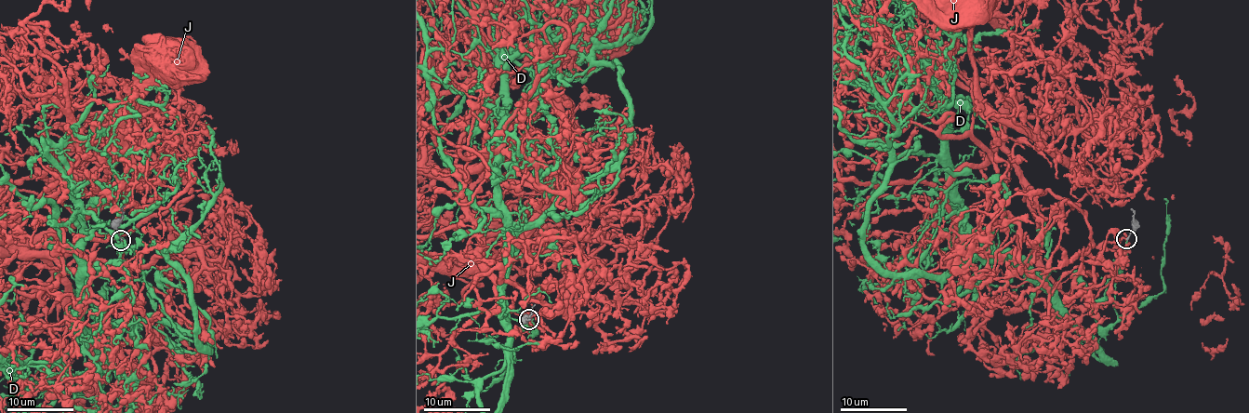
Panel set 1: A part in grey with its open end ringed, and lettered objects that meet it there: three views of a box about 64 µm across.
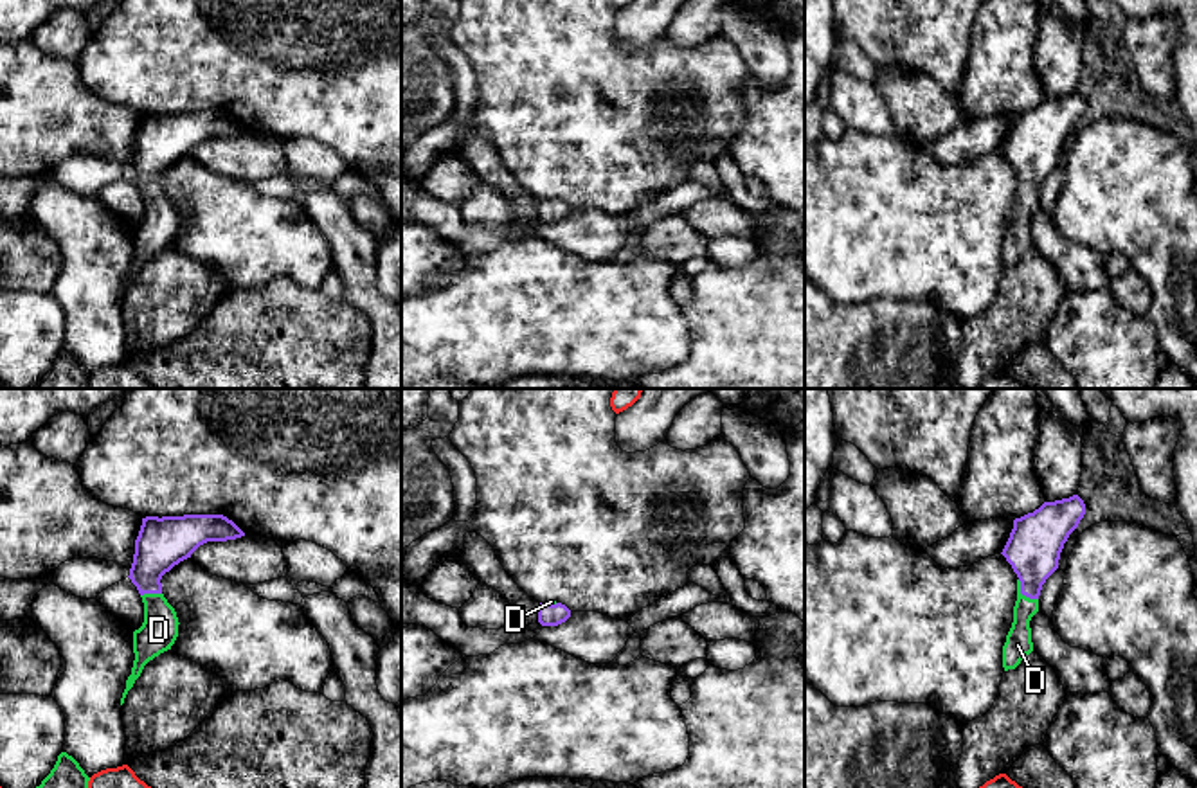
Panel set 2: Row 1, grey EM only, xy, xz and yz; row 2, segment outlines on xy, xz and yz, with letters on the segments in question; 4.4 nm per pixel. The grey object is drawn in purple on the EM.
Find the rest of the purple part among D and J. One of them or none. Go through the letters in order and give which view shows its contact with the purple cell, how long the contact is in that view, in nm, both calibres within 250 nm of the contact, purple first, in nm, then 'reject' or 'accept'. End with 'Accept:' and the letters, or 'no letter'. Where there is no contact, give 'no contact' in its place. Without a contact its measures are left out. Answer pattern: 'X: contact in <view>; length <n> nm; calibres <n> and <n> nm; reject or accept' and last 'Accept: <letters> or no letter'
D: contact in yz; length 130 nm; calibres 240 and 120 nm; accept
J: no contact; reject
Accept: D

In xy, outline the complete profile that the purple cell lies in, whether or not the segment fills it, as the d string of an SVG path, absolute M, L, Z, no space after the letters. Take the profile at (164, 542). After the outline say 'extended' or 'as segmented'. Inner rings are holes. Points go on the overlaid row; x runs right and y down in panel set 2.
M223 515L146 516L135 540L130 579L144 603L144 622L133 631L133 667L121 705L144 666L171 649L178 617L162 594L162 576L207 542L227 542L245 533Z; extended

